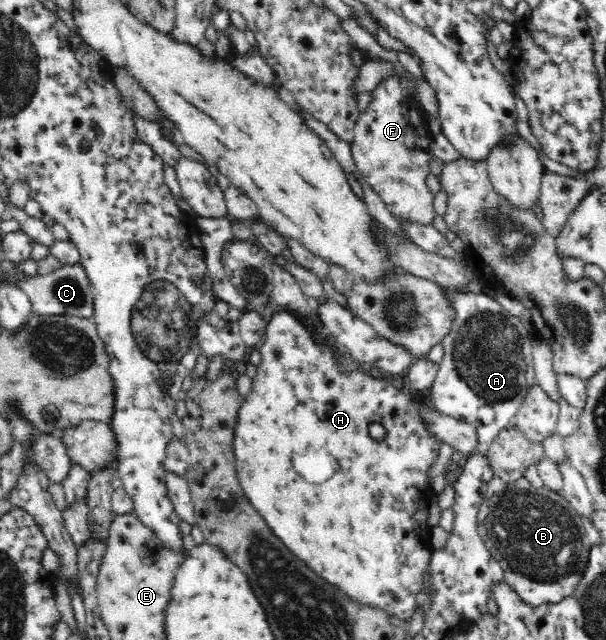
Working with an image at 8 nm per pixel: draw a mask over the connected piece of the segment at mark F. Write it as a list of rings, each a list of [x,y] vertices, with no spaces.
[[[398,75],[386,78],[371,93],[372,101],[361,113],[354,128],[353,142],[350,144],[358,174],[379,195],[387,210],[400,221],[431,225],[435,218],[433,208],[438,196],[433,195],[425,182],[429,176],[429,162],[433,160],[433,150],[431,146],[427,146],[427,134],[419,134],[421,130],[417,130],[421,118],[417,110],[411,110]]]

